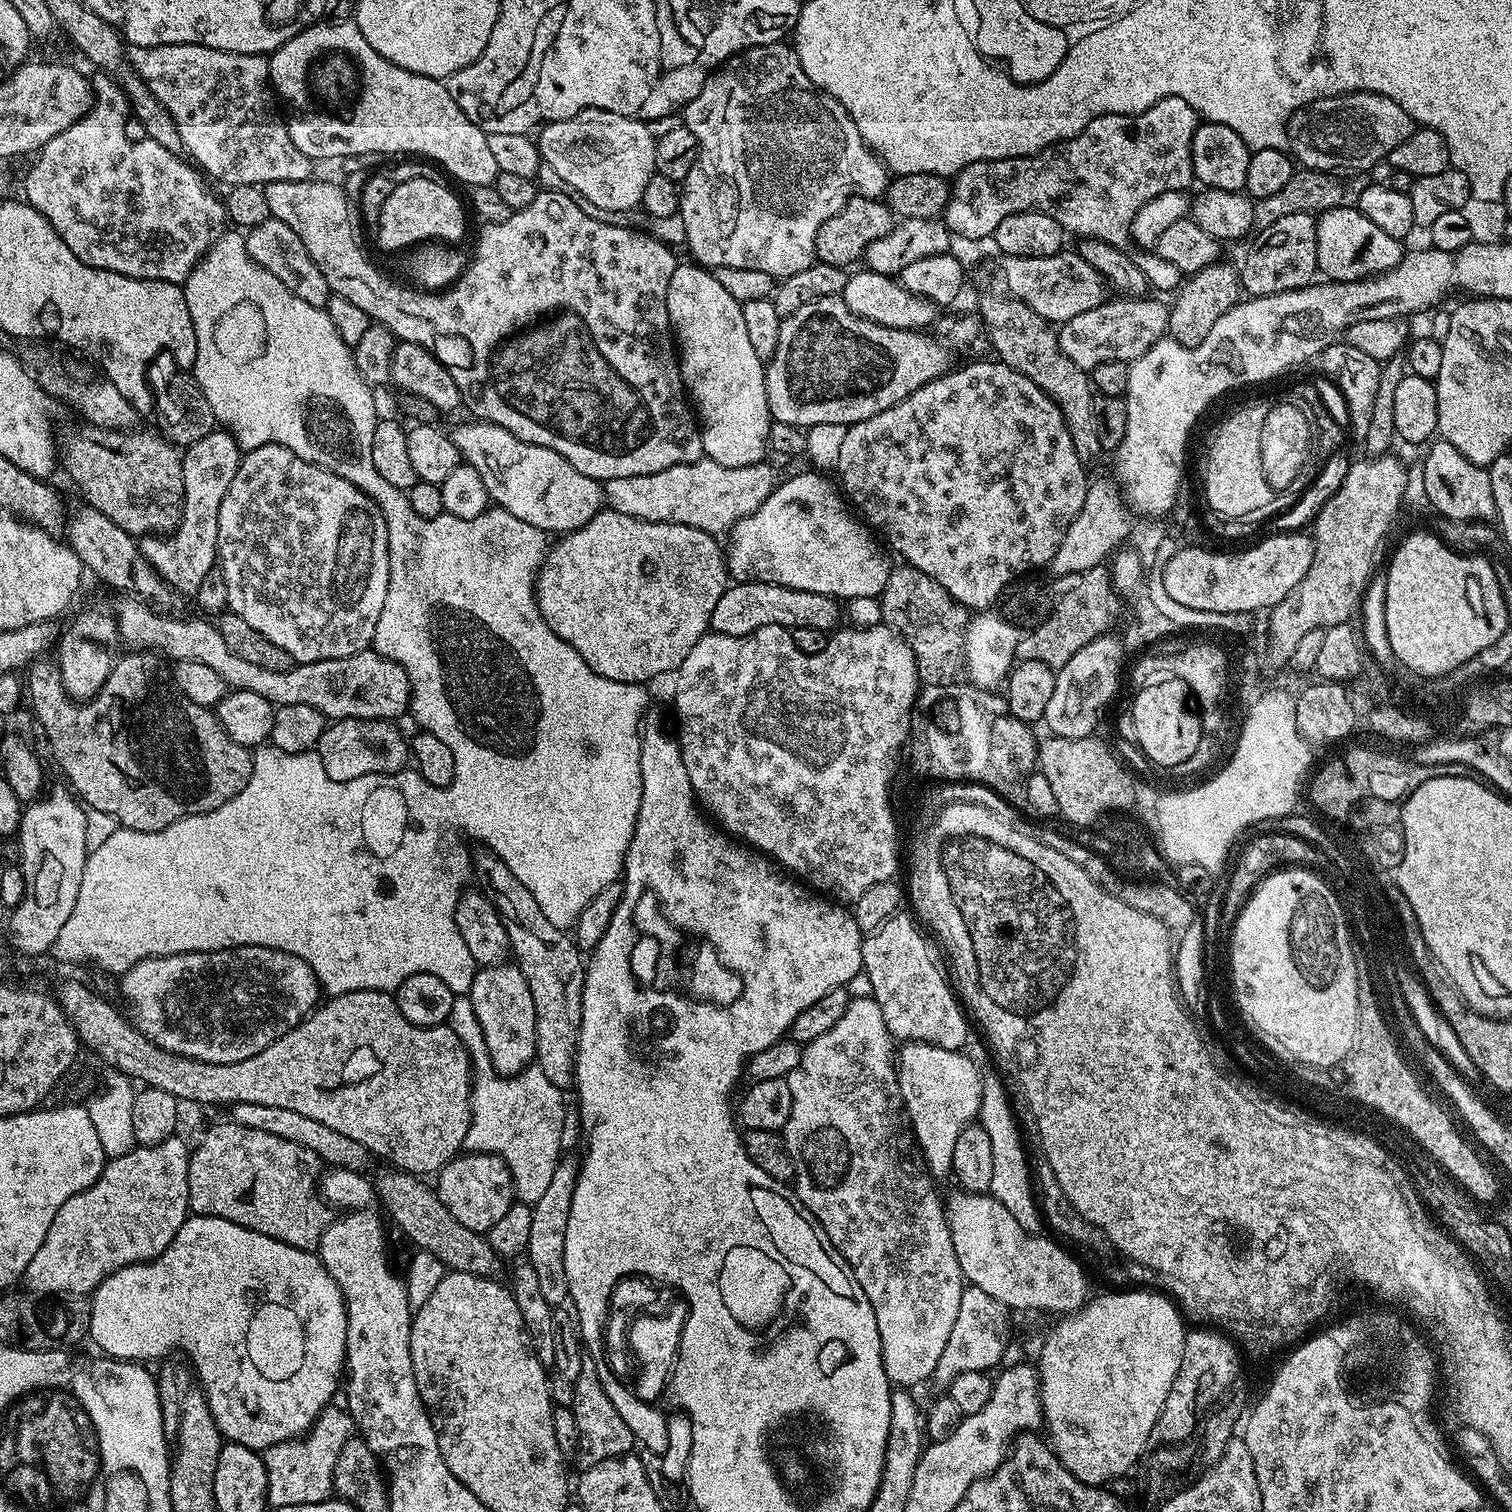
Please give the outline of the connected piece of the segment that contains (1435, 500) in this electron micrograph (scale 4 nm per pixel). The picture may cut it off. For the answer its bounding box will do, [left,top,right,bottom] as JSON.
[1422,438,1497,522]

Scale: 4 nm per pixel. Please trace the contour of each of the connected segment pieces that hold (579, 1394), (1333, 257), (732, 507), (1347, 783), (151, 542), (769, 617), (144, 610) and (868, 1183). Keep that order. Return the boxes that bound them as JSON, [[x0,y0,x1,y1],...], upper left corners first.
[[571,1354,638,1465],[1316,207,1406,281],[602,458,778,534],[1308,752,1481,818],[139,430,242,594],[710,580,842,636],[114,598,412,721],[782,994,966,1390]]

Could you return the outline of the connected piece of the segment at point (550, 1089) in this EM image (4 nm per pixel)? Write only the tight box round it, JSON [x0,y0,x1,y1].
[446,994,566,1204]

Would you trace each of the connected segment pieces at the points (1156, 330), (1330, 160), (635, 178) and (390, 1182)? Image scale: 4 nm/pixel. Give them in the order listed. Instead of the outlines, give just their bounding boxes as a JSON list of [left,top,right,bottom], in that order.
[[1059,298,1168,370],[1286,92,1417,173],[538,108,656,212],[375,1169,502,1278]]

